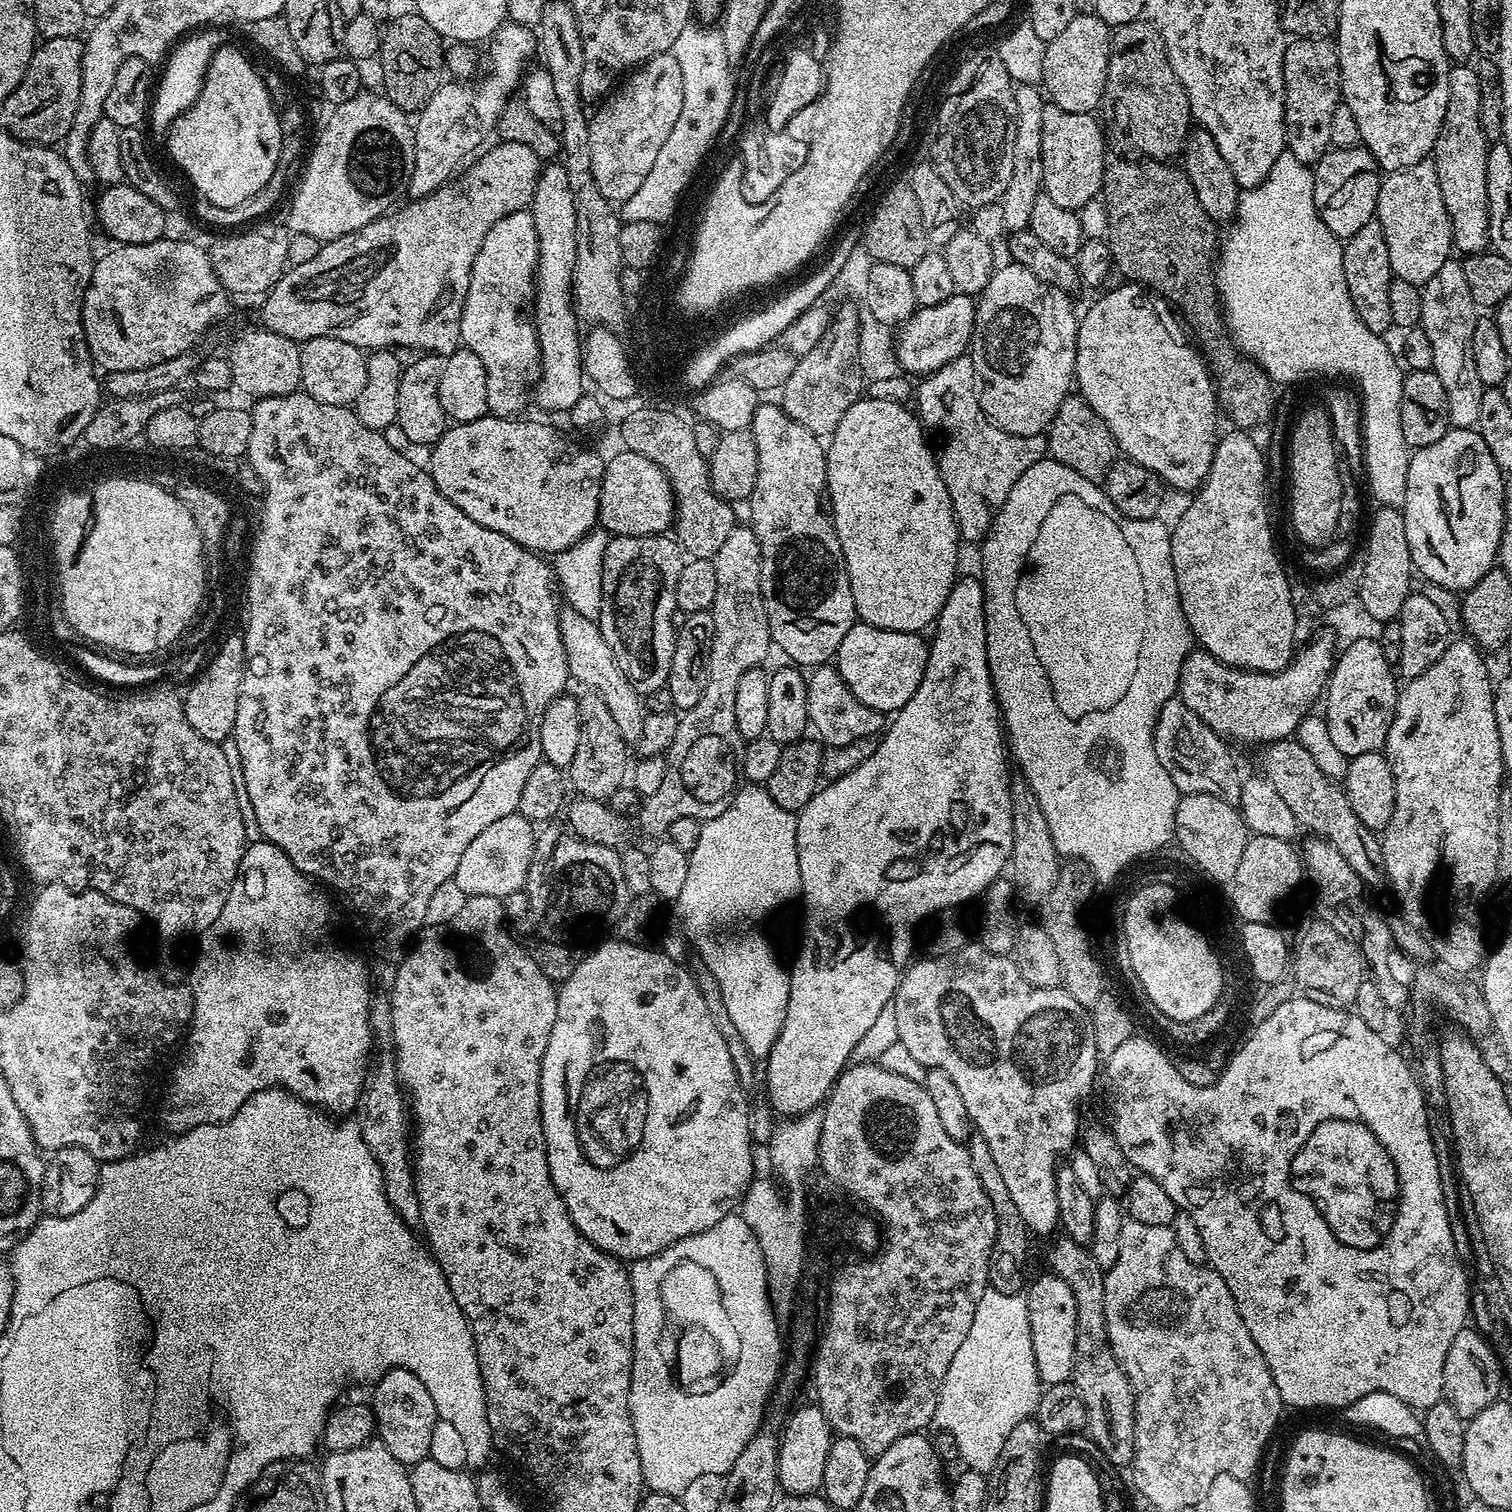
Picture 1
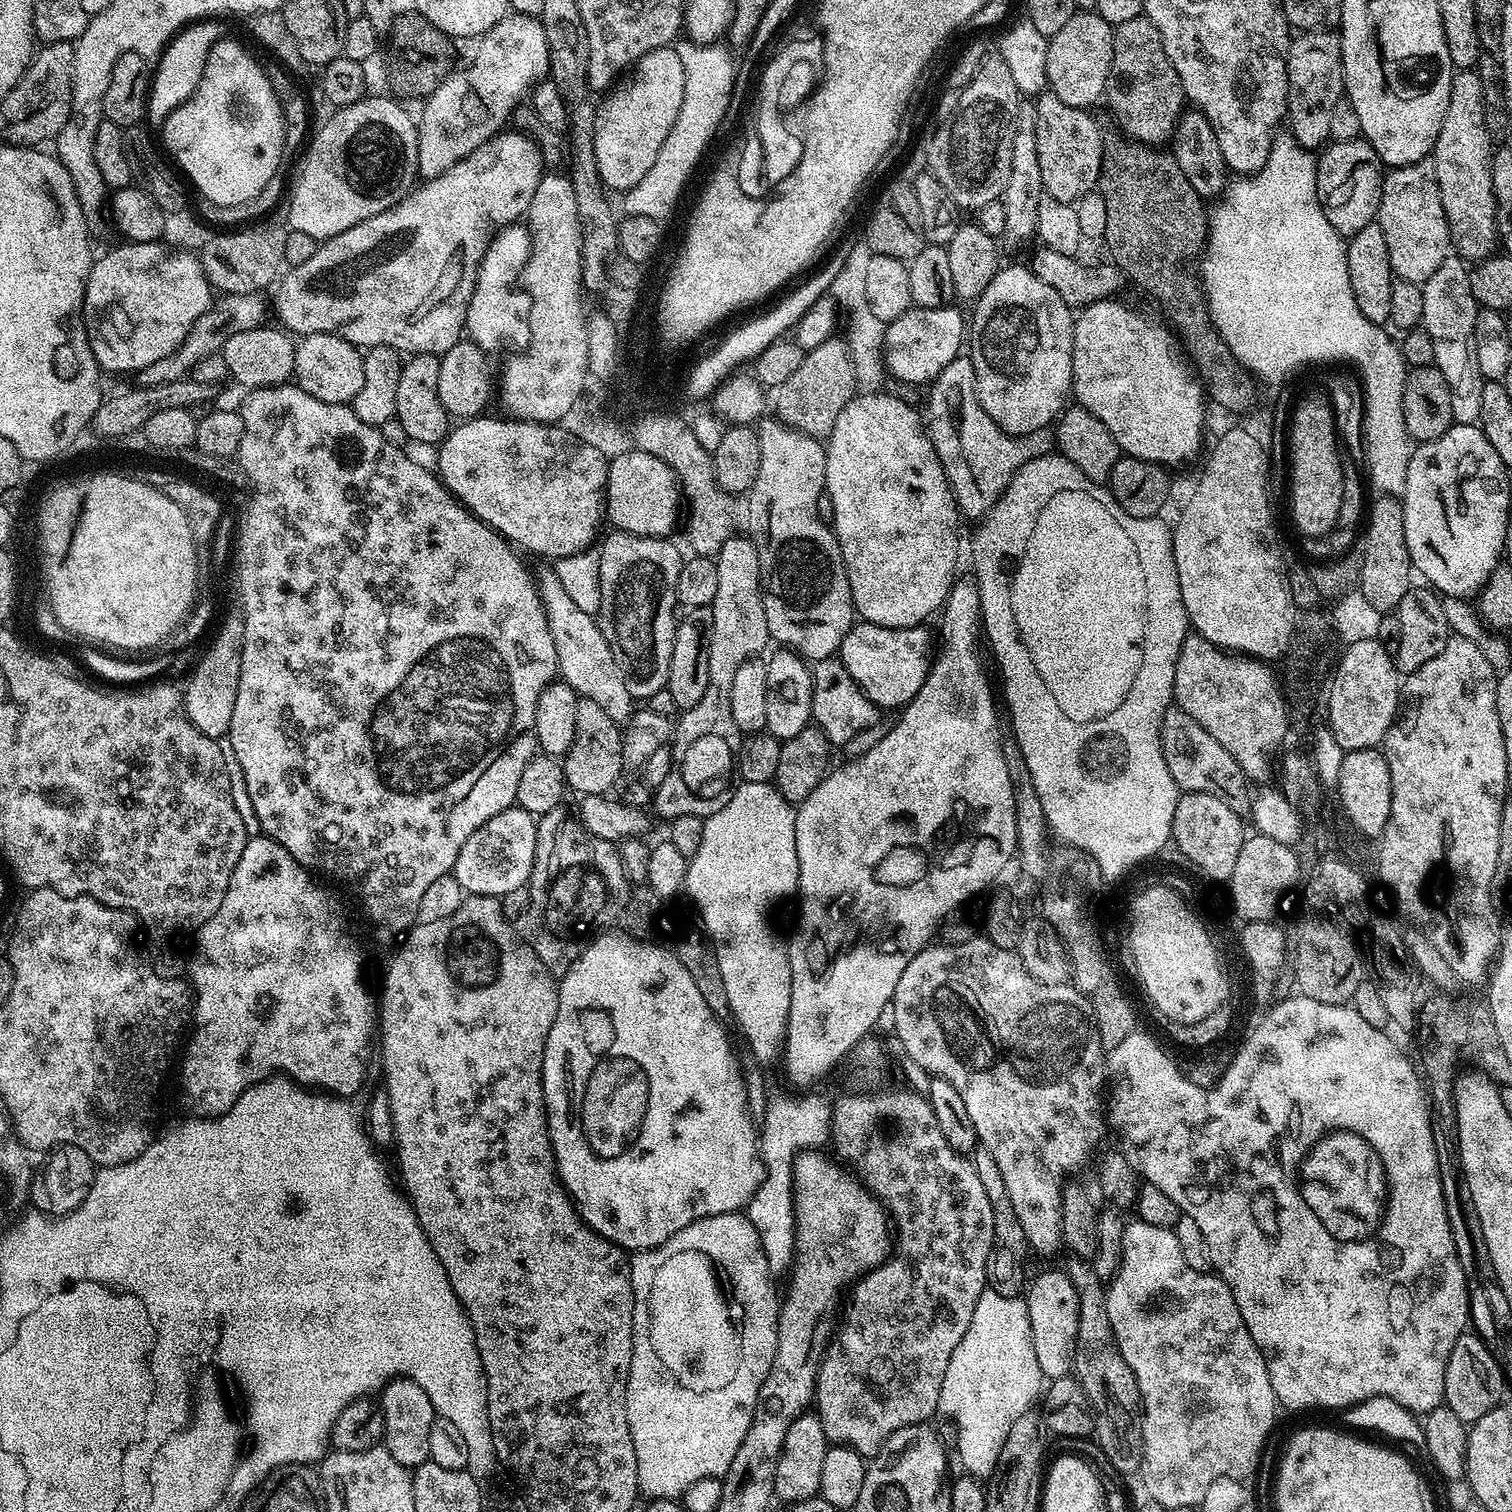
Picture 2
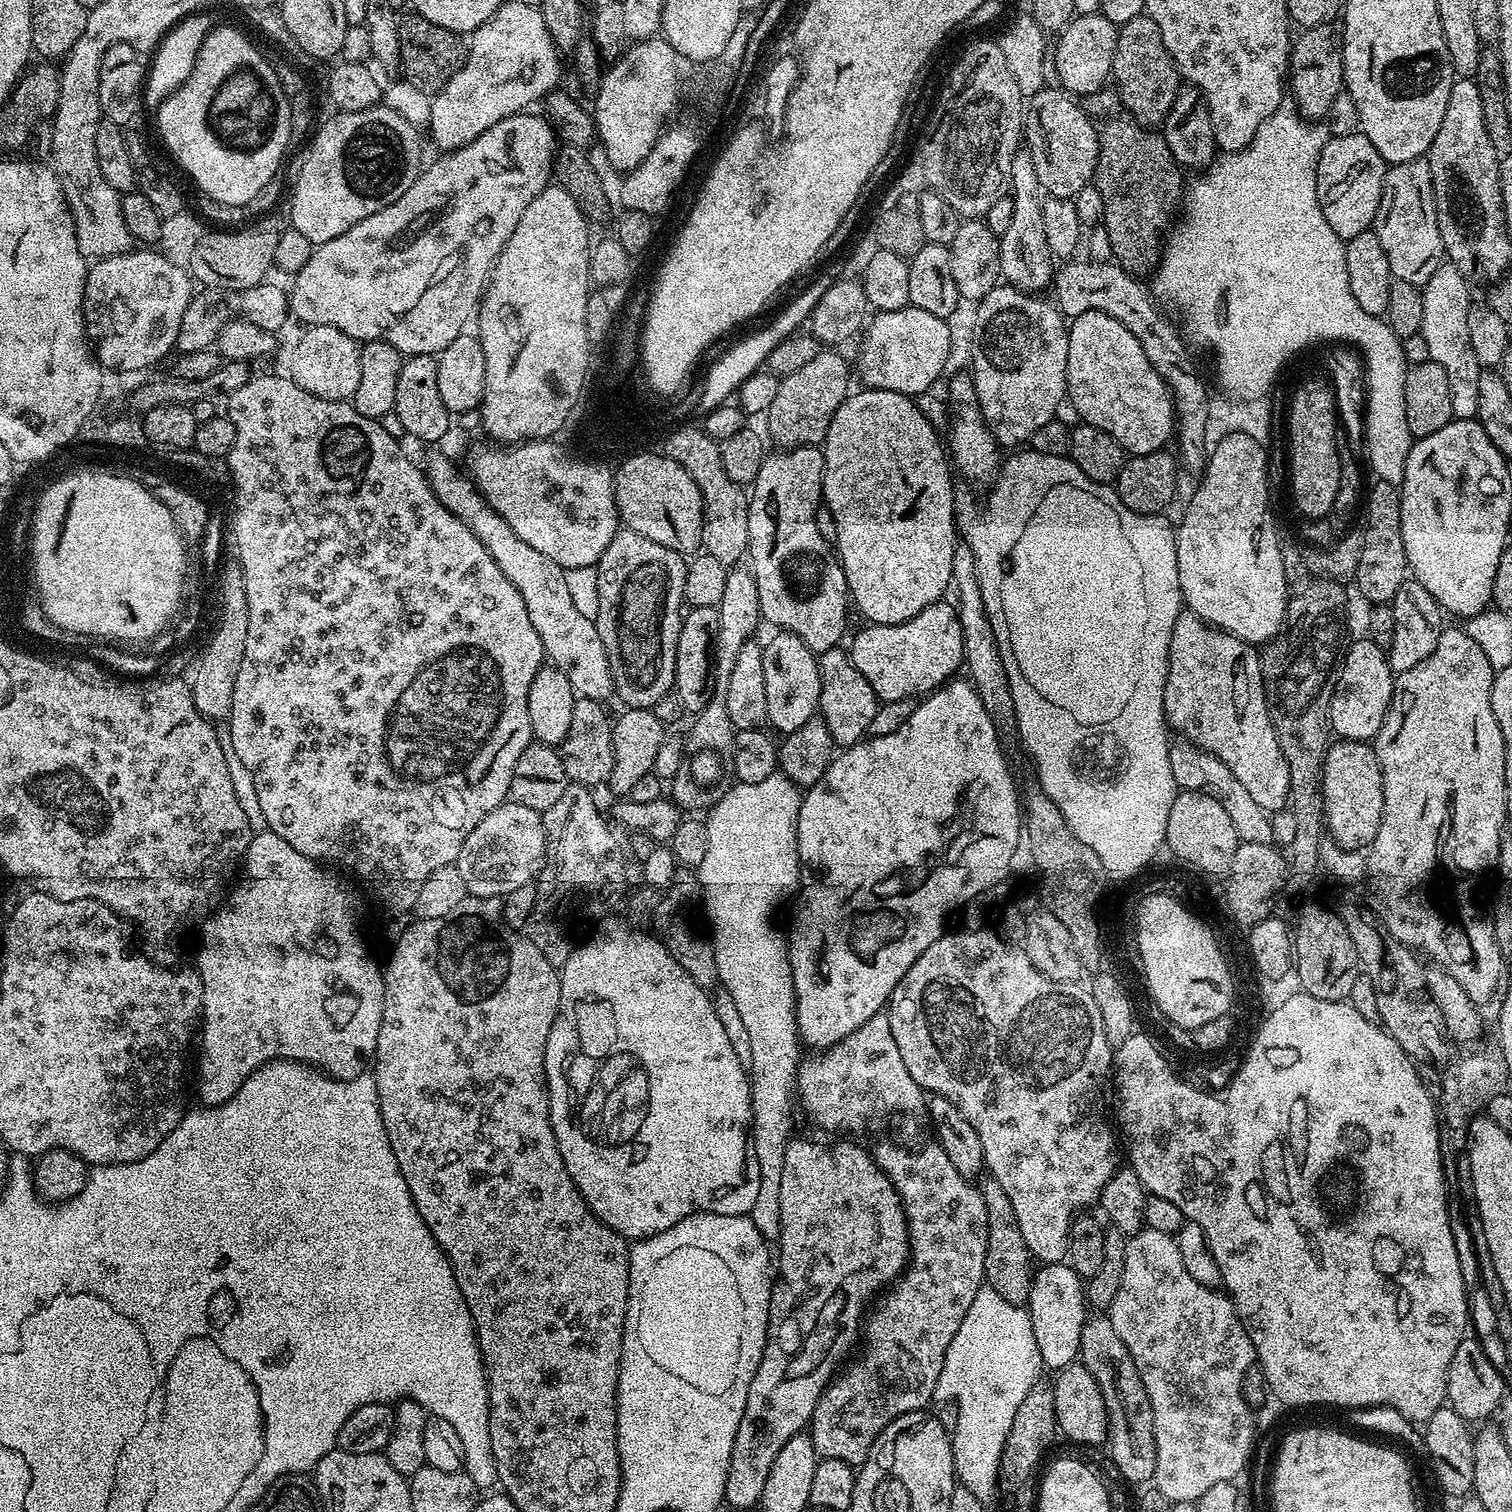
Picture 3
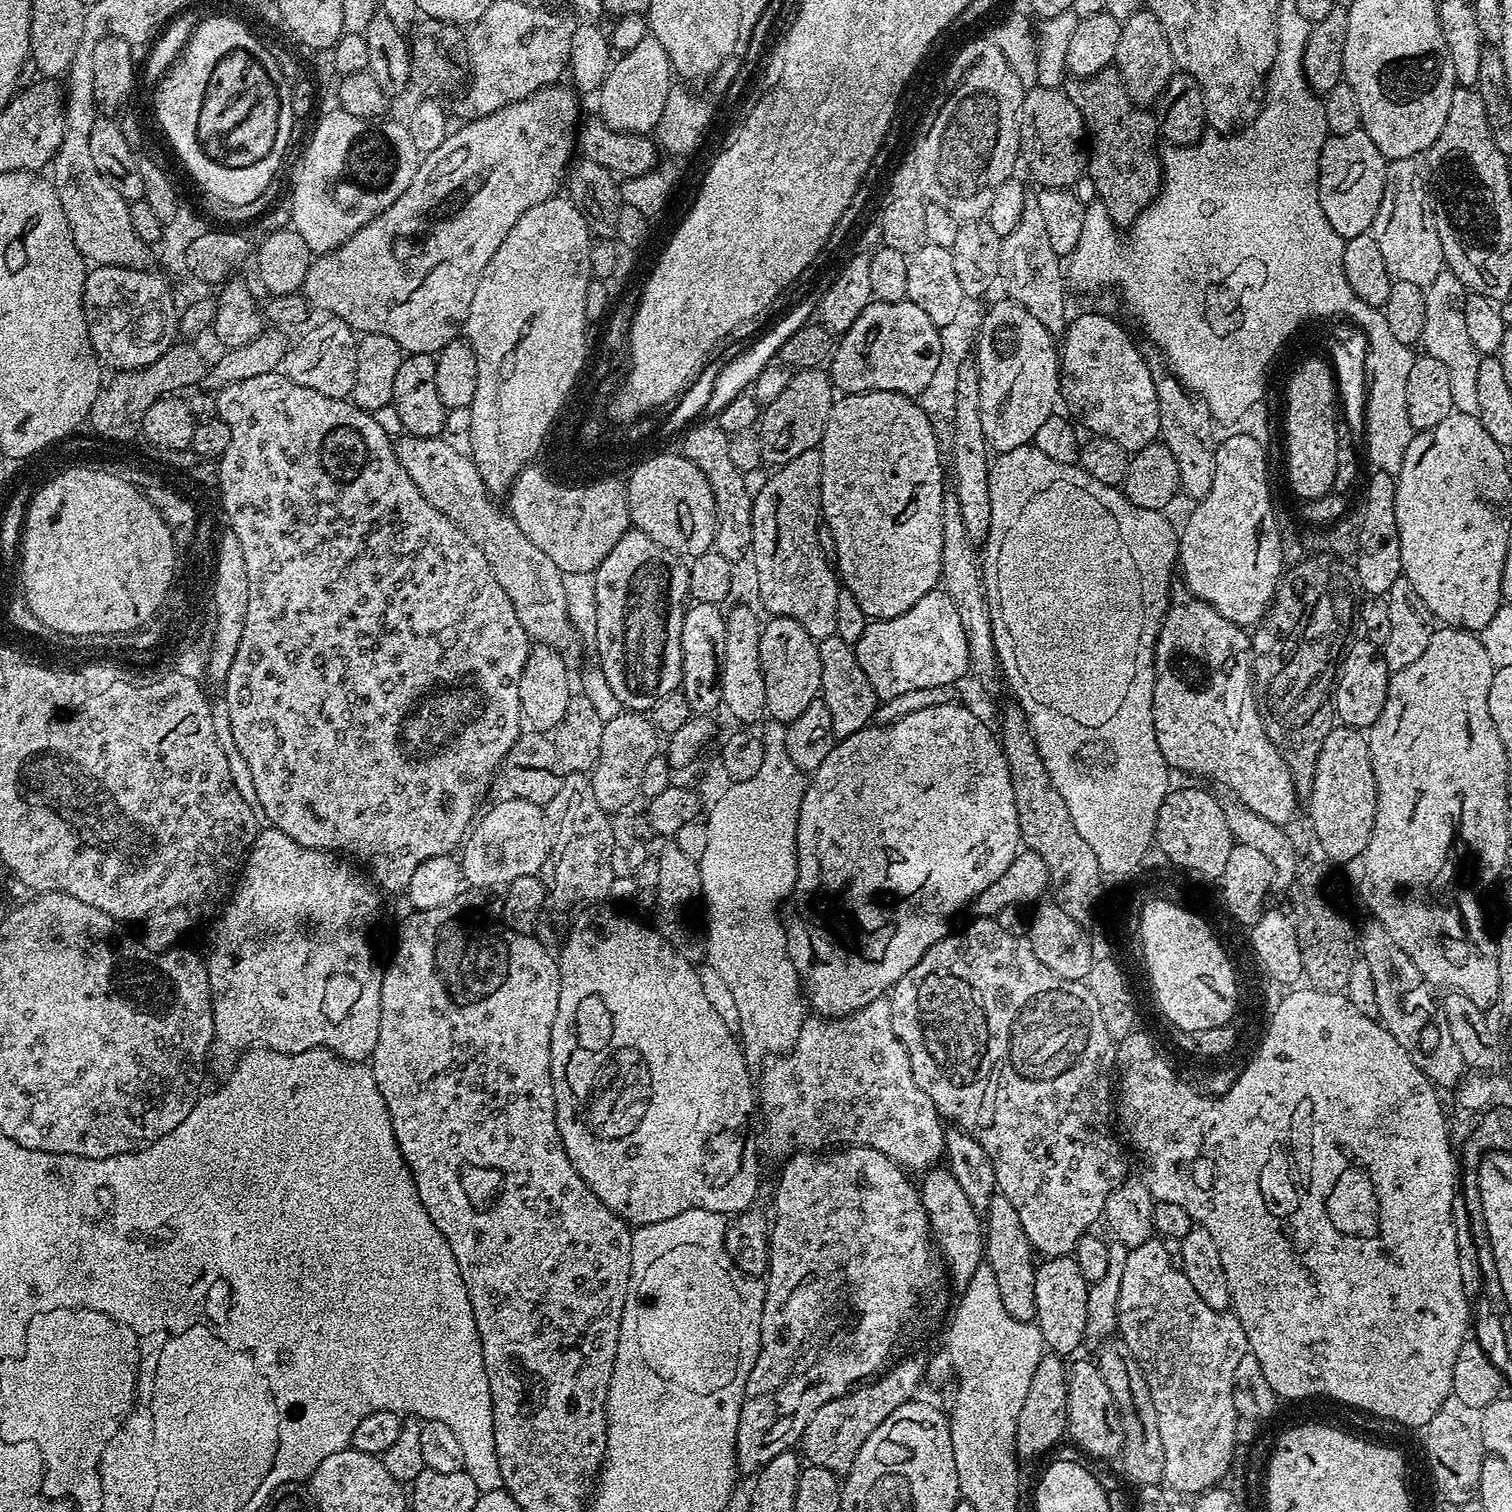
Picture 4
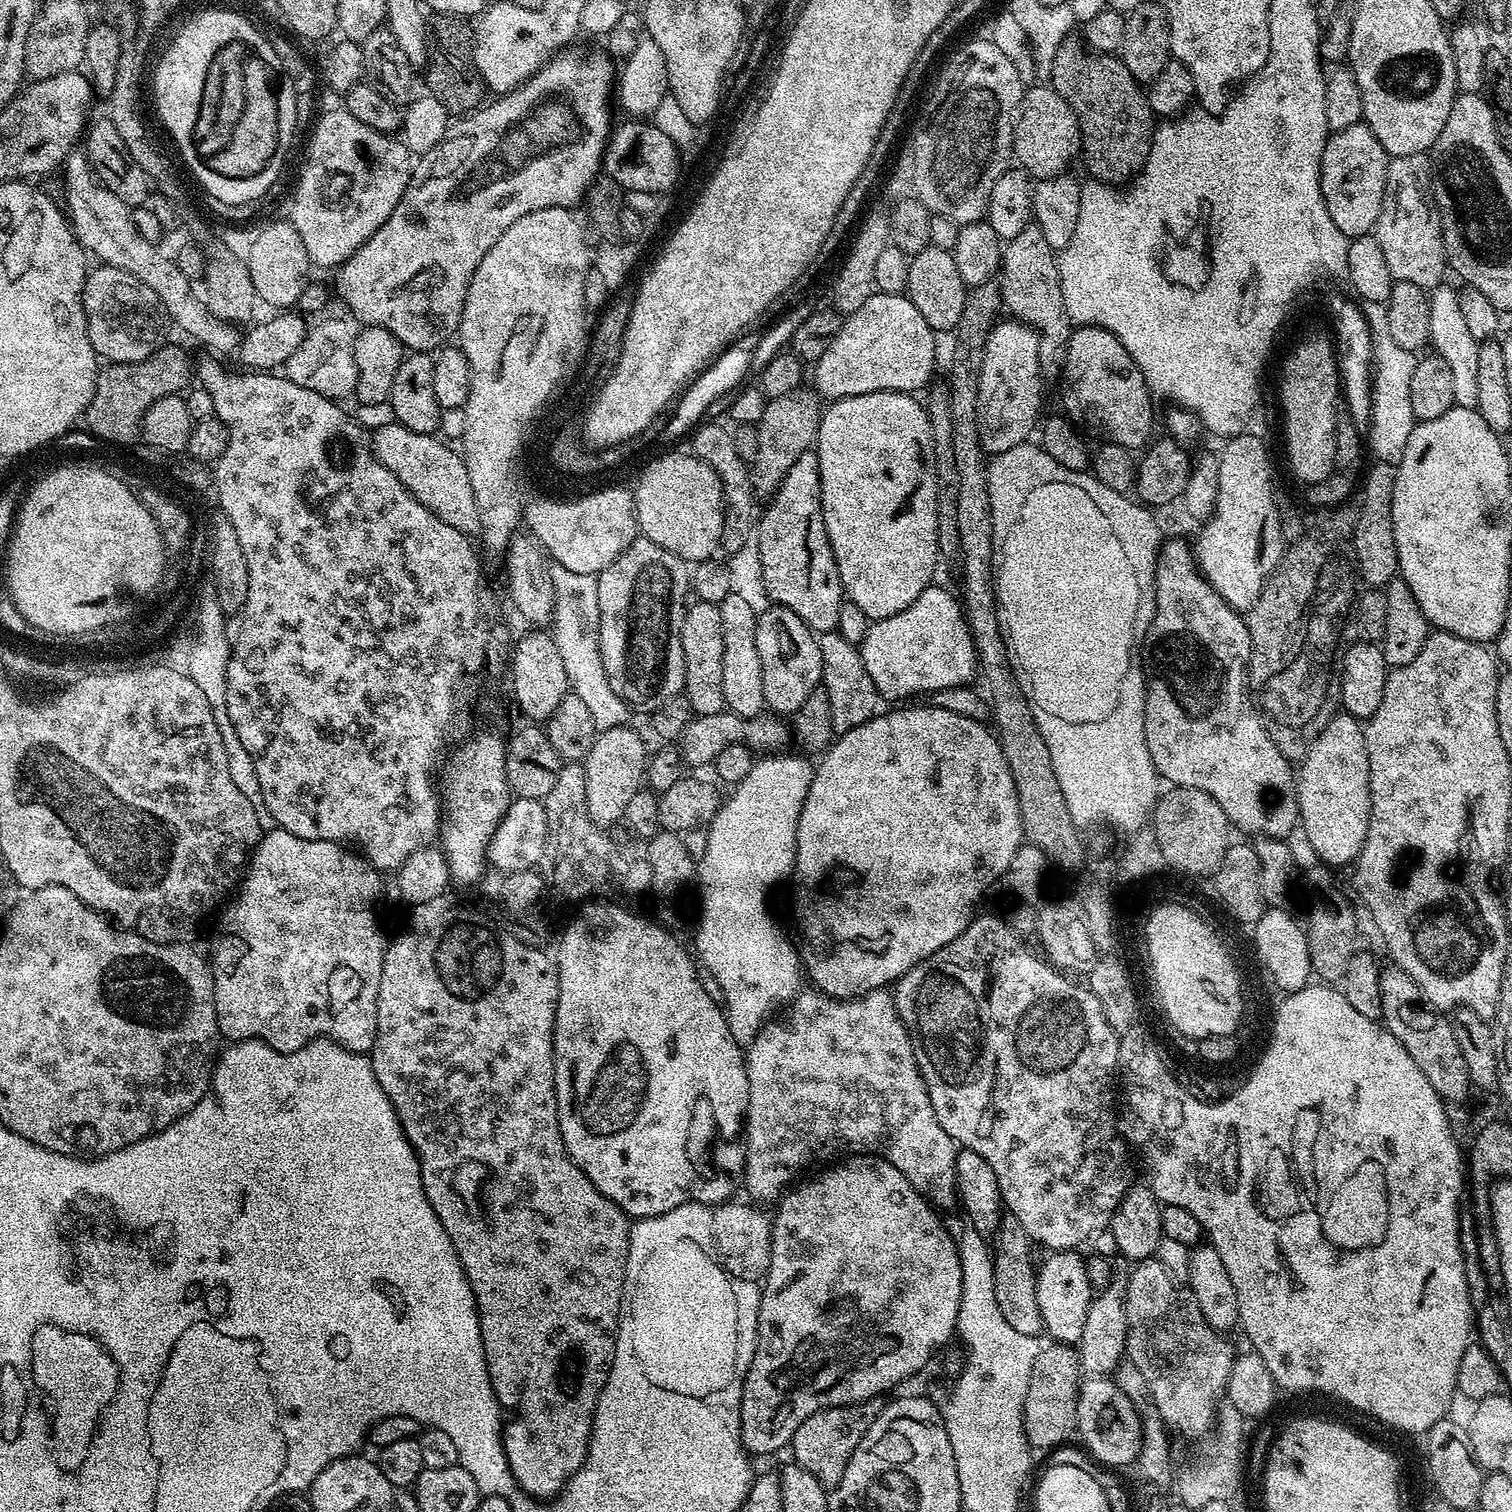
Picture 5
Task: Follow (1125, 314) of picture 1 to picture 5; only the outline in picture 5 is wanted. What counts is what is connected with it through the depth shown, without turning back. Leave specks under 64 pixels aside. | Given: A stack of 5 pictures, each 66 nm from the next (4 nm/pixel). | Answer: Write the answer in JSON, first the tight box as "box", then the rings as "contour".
{"box":[1060,326,1154,450],"contour":[[[1080,326],[1075,329],[1068,343],[1068,353],[1064,359],[1062,369],[1064,389],[1060,396],[1064,399],[1063,411],[1069,420],[1081,429],[1093,432],[1096,436],[1101,436],[1101,441],[1109,444],[1117,444],[1129,450],[1140,450],[1153,439],[1152,433],[1152,403],[1154,397],[1144,385],[1142,374],[1138,366],[1126,354],[1126,346],[1110,330],[1105,328],[1089,328]]]}

